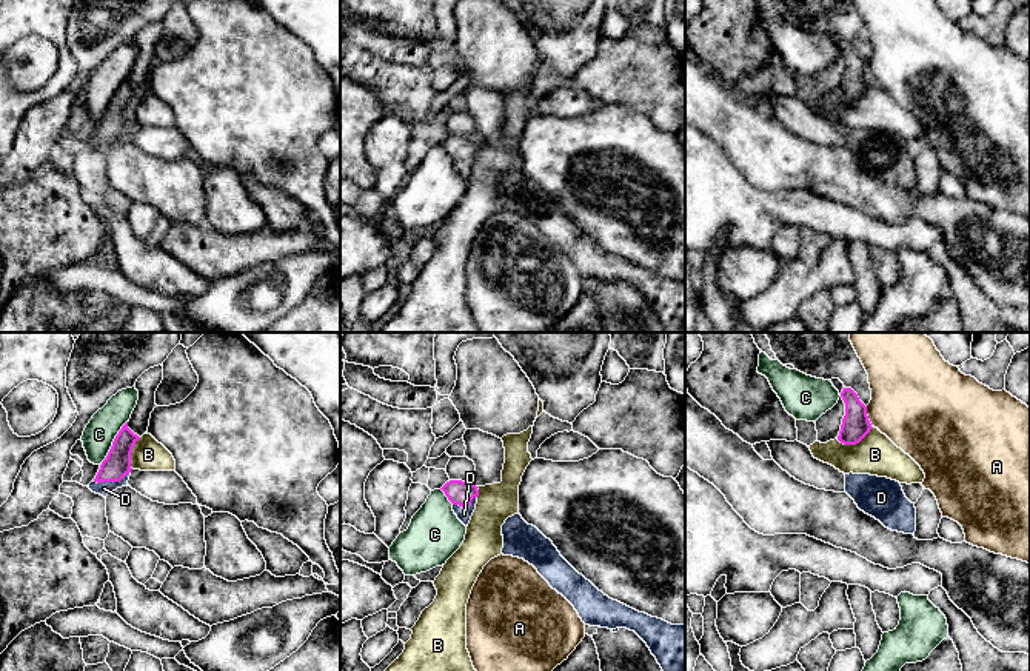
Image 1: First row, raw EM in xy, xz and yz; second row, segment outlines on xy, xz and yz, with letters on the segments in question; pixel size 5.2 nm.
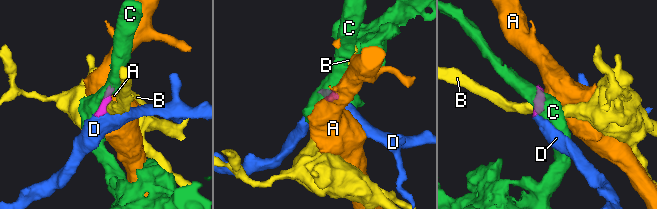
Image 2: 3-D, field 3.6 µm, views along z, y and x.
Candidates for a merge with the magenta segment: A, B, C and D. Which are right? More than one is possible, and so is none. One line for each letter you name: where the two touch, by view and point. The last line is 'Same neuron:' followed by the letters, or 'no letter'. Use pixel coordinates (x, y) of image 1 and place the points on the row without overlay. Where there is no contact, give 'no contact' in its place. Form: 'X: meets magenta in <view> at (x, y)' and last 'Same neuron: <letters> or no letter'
D: meets magenta in xy at (111, 136)
Same neuron: D

